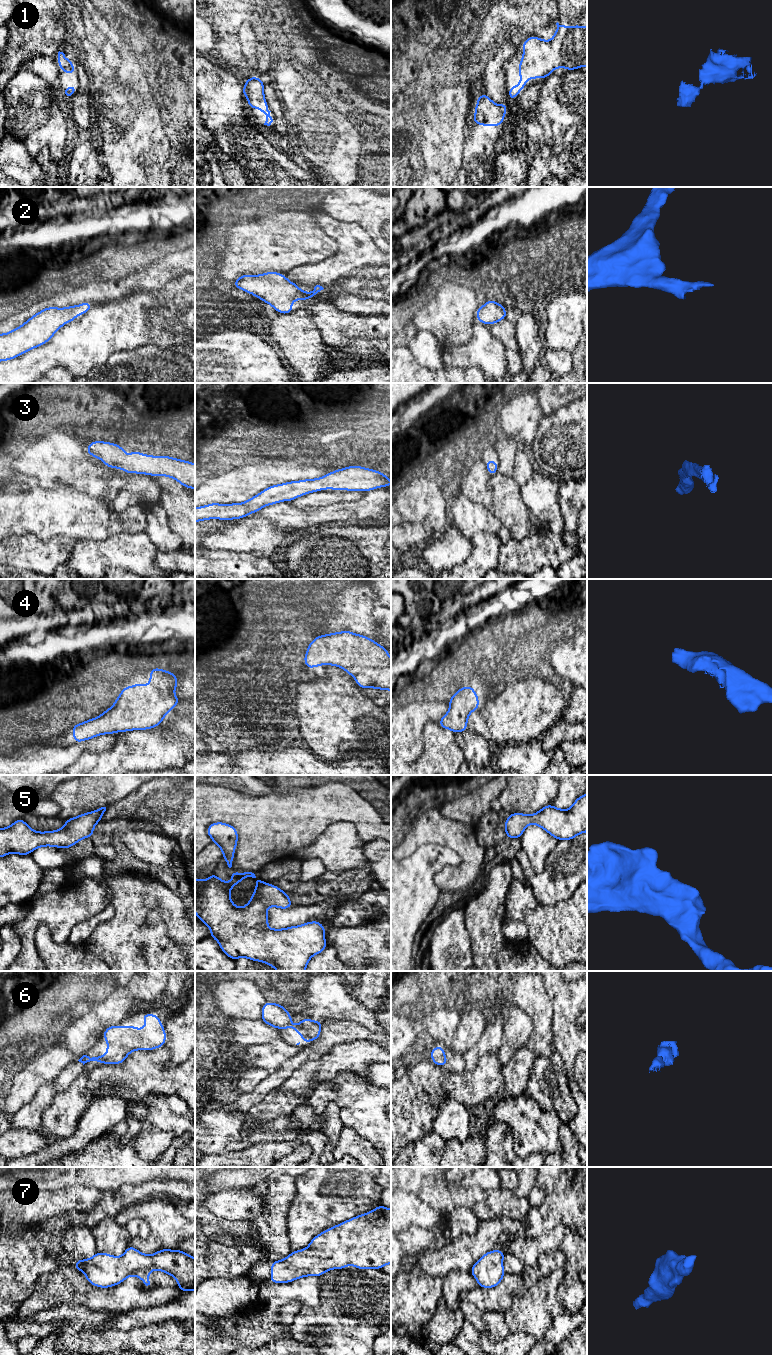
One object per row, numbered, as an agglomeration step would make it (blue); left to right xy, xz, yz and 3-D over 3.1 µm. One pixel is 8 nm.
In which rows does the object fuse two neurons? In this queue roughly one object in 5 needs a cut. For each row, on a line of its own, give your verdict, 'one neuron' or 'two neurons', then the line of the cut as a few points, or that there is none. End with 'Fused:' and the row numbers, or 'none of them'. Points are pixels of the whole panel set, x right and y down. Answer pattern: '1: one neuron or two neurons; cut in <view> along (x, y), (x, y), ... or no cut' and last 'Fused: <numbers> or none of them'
1: one neuron; no cut
2: one neuron; no cut
3: one neuron; no cut
4: one neuron; no cut
5: one neuron; no cut
6: one neuron; no cut
7: one neuron; no cut
Fused: none of them

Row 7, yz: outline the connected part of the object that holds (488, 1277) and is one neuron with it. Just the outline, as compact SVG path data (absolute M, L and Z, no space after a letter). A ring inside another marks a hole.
M493 1250L485 1253L472 1266L470 1273L476 1278L478 1286L493 1288L500 1284L505 1272L503 1269L503 1250Z

